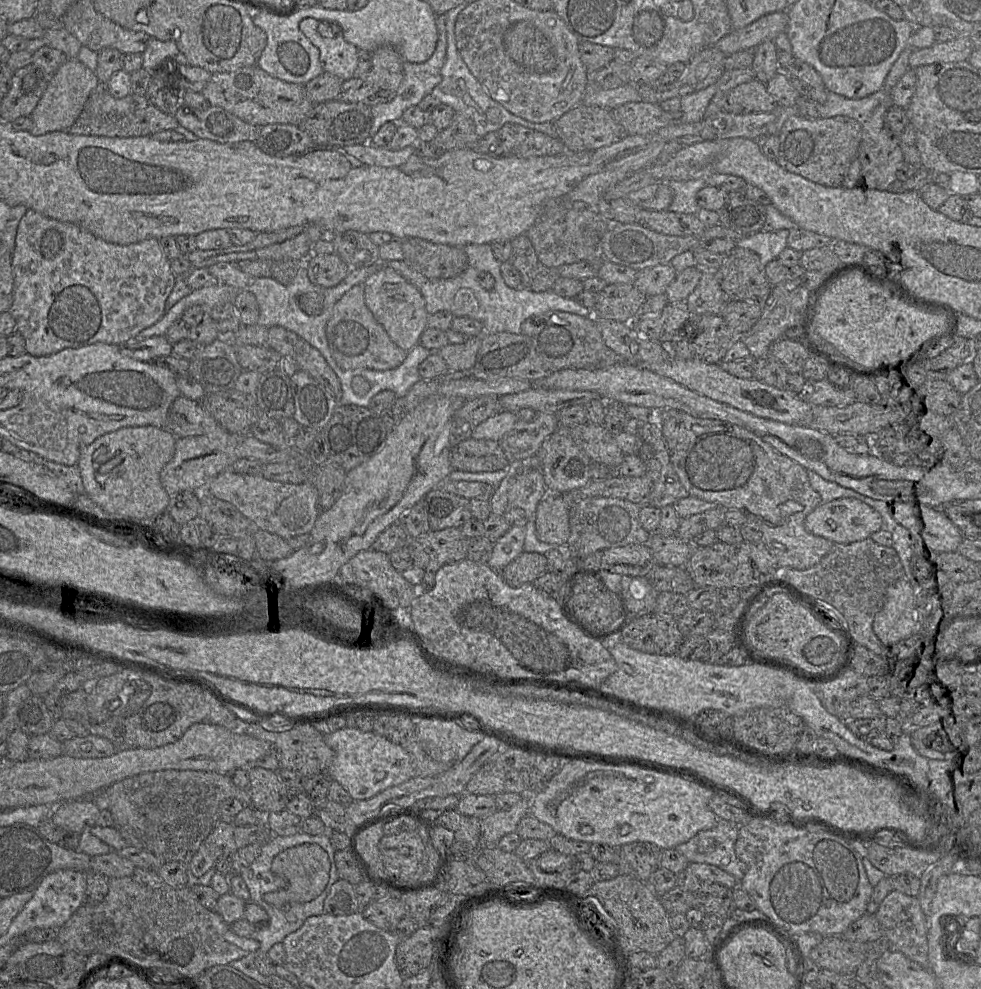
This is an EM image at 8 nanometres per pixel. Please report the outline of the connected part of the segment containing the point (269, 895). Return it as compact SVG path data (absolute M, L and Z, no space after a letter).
M302 831L290 836L273 835L263 846L260 855L249 866L239 871L249 890L250 902L262 907L269 916L269 924L257 929L254 934L254 939L260 944L260 953L267 953L273 945L282 943L309 917L324 914L324 901L332 885L339 879L334 854L328 832L322 835L310 835Z

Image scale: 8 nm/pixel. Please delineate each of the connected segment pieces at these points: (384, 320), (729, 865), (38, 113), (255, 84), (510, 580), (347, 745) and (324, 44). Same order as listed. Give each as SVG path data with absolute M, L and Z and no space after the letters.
M384 265L366 279L364 292L366 306L397 346L408 352L419 343L422 333L428 327L429 314L422 294L414 285L393 268Z
M719 819L714 828L700 831L674 849L682 853L690 863L717 866L740 882L747 872L747 865L735 853L738 828L739 825L733 822Z
M67 58L49 81L37 106L30 115L32 135L44 135L53 131L67 131L81 114L91 92L98 85L96 74L77 58Z
M257 65L213 73L201 93L210 106L219 106L256 127L268 124L300 126L315 105L307 97L305 85L280 80Z
M523 551L518 557L506 565L500 573L504 581L512 587L533 583L547 571L547 557L537 552Z
M345 727L334 732L324 729L324 735L327 745L333 751L327 776L331 781L341 784L352 800L369 799L413 777L410 756L399 743L373 731L364 732L354 727Z
M306 18L300 22L299 29L318 48L324 72L342 81L354 77L359 62L359 49L344 40L336 25Z

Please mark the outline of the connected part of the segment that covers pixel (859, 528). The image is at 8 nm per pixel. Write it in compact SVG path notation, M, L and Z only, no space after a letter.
M842 497L817 506L806 516L805 527L810 533L833 543L849 544L870 538L872 533L882 529L882 517L865 502L853 497Z

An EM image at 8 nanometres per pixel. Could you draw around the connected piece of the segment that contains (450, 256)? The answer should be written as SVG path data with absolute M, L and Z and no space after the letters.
M421 238L401 240L404 262L430 279L450 279L469 265L464 247L435 244Z

